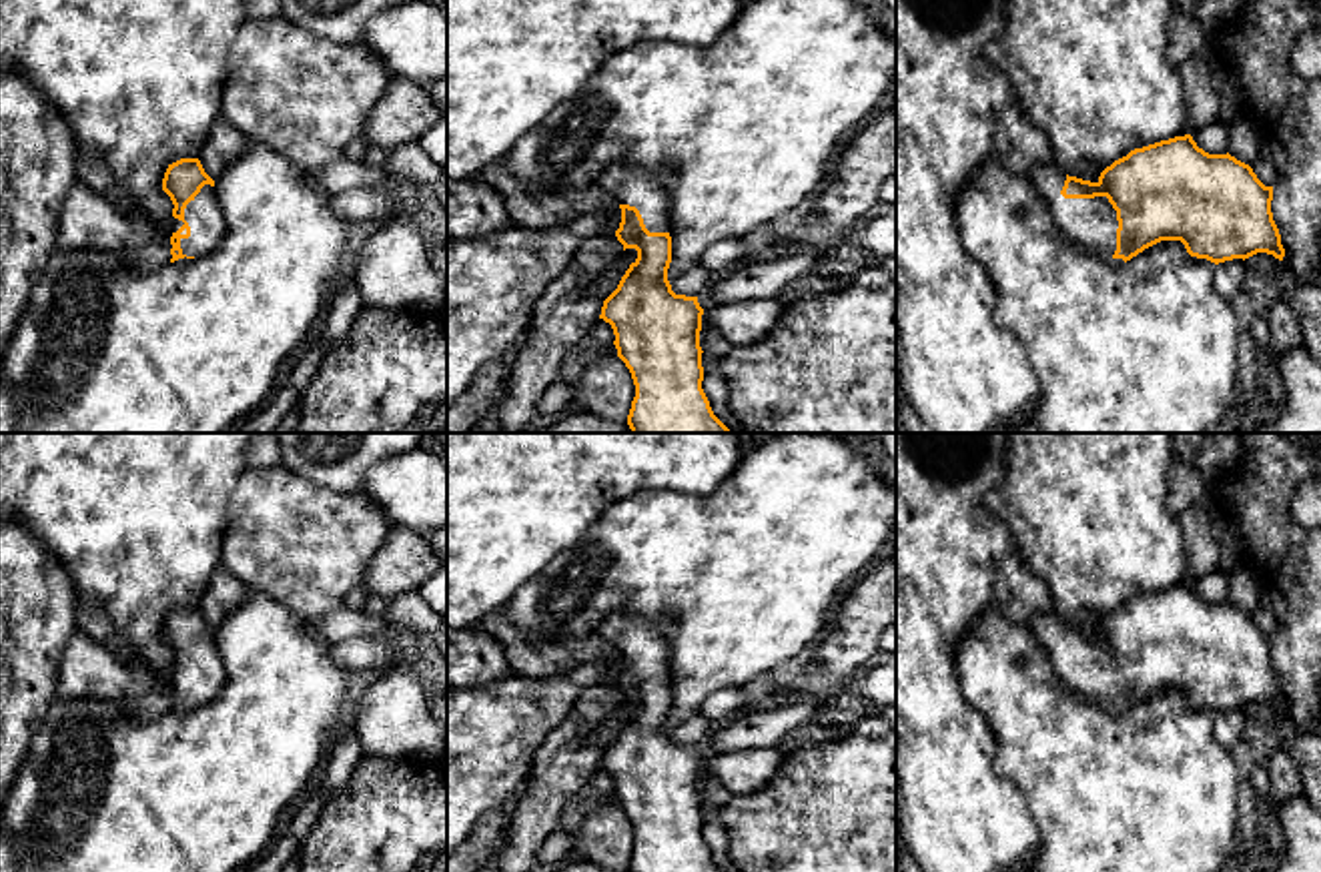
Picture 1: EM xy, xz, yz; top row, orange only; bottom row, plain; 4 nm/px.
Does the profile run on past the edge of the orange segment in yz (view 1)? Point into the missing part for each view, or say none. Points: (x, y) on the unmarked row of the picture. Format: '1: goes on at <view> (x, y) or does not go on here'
1: goes on at yz (1091, 672)

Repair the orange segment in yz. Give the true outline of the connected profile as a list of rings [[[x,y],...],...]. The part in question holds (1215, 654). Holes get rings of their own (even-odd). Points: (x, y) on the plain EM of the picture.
[[[1191,583],[1131,599],[1107,615],[1096,631],[1068,625],[1054,609],[1036,615],[1028,625],[1048,651],[1058,678],[1082,700],[1115,714],[1131,710],[1161,690],[1181,690],[1191,706],[1207,708],[1215,714],[1233,708],[1245,710],[1257,702],[1273,704],[1279,710],[1285,706],[1271,662],[1273,635],[1265,635],[1249,613],[1229,601],[1205,601]]]

